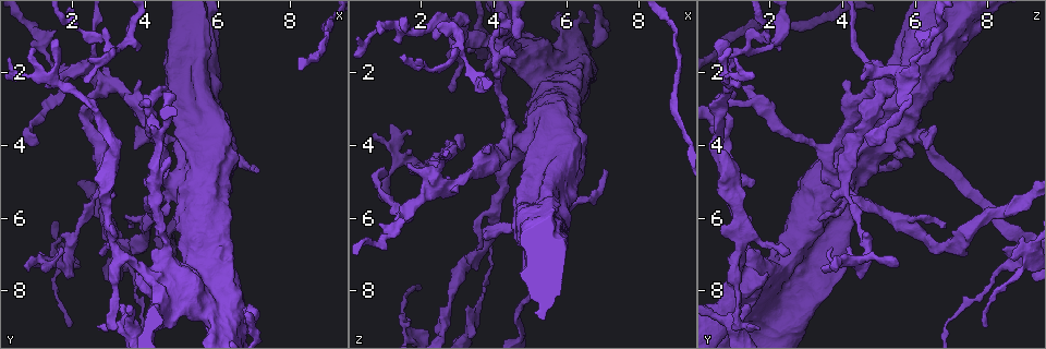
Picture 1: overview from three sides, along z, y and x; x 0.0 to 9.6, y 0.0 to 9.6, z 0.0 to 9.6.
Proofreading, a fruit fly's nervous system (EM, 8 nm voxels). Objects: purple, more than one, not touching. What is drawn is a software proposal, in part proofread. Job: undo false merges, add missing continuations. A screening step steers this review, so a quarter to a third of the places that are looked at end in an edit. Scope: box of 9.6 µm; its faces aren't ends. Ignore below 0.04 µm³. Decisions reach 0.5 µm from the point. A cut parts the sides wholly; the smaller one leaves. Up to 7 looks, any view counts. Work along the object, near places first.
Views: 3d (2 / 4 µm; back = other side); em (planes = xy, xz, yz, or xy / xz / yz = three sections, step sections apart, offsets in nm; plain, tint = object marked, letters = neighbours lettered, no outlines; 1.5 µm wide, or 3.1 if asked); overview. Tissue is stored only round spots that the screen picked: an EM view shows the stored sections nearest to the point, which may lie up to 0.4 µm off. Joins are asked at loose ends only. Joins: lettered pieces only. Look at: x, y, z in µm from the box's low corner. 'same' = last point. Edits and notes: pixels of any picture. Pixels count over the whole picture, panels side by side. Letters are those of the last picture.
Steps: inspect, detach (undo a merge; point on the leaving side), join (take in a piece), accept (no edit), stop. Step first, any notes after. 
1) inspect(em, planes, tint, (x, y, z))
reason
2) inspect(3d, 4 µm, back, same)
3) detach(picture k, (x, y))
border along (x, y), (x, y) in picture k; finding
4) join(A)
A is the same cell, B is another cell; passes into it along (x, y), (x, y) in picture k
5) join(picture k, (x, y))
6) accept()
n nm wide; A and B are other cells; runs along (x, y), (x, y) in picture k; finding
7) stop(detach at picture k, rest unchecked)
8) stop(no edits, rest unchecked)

inspect(em, planes, letters, (3.30, 8.90, 1.15))
sharp bend

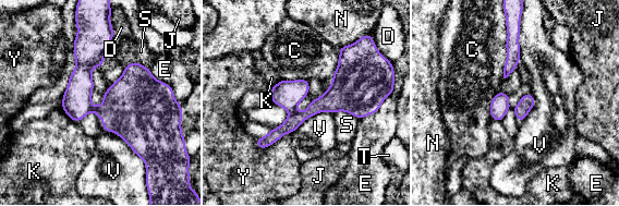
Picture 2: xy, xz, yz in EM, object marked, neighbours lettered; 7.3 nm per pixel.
detach(picture 2, (125, 110))
110 nm wide; C touches over 420 nm; C, D, E, J, K, N, S, T, V and Y are other cells; a second cell is stuck on

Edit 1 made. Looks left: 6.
inspect(em, planes, tint, (2.05, 6.40, 4.60))
narrows sharply

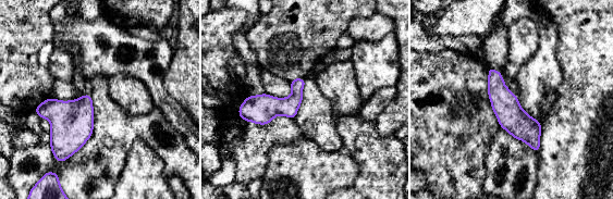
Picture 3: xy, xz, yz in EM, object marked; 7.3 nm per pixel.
inspect(em, planes, letters, same)
what lies round it

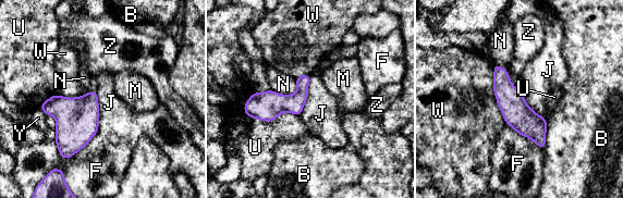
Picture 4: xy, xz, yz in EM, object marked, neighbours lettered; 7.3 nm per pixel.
accept()
B, F, J, M, N, U, W, Y and Z are other cells; border along (296, 76), (292, 94), (270, 90) in picture 4; one cell here

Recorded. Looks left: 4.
inspect(3d, 4 µm, (8.95, 0.85, 1.15))
thin neck

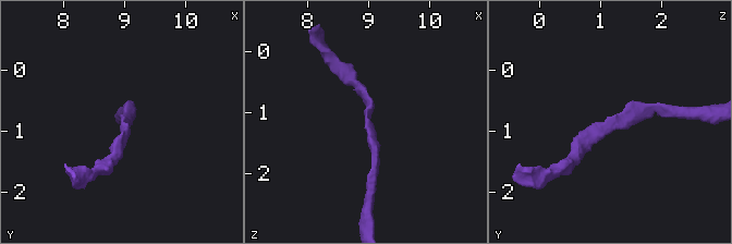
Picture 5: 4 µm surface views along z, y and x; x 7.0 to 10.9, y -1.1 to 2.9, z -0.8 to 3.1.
inspect(em, xy, step 8, letters, (9.00, 0.85, 1.15))
need the tissue

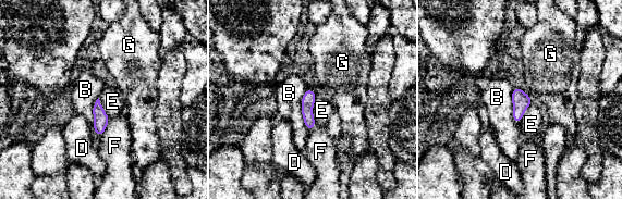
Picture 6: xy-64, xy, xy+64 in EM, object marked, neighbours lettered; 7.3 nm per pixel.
accept()
B, D, E, F and G are other cells; all the same cell

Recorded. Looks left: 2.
stop(detach at picture 2, rest unchecked)

